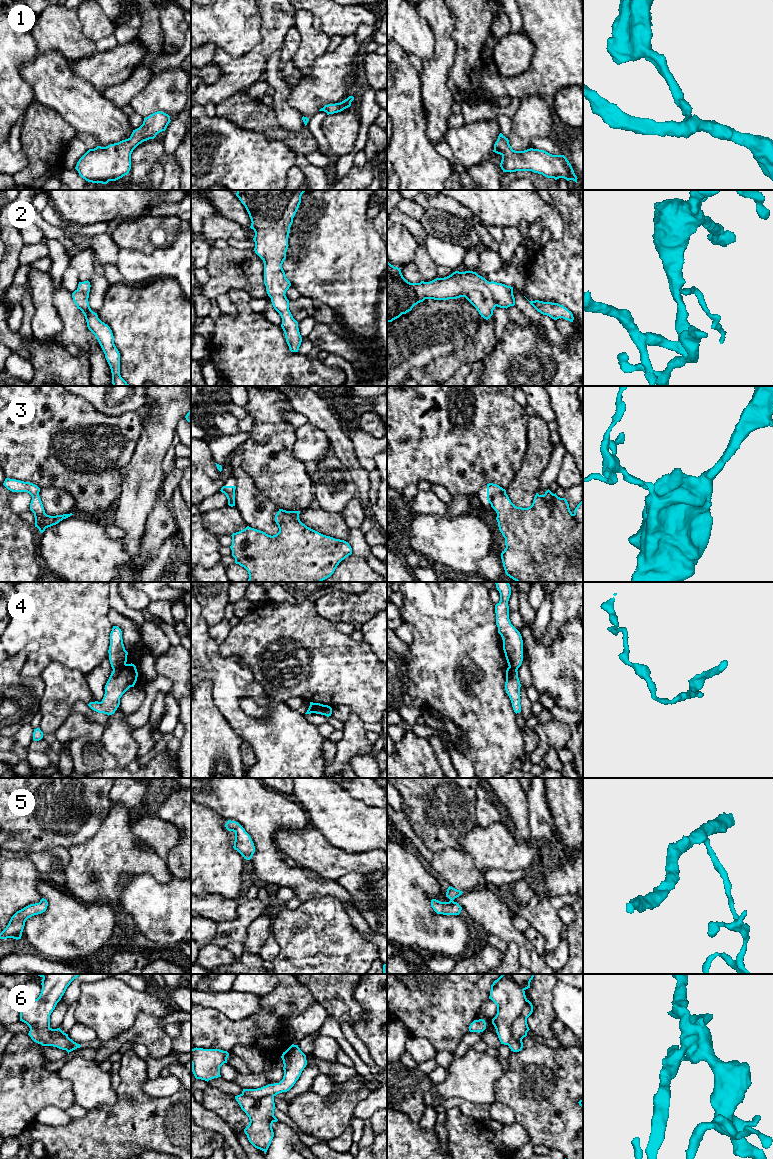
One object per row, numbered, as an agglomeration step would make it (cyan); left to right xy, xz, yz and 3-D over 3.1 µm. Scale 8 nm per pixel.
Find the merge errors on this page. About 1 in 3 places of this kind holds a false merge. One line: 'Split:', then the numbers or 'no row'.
Split: 3, 4, 6

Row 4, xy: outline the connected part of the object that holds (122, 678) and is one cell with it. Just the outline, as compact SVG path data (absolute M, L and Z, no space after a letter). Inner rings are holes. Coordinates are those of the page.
M124 664L113 669L106 685L101 702L90 702L88 706L98 712L112 715L120 705L120 698L130 688L134 687L138 672L134 664Z

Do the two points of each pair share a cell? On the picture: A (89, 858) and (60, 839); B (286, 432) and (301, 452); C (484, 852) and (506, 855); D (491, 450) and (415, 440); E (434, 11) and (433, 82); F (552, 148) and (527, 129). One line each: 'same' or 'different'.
A: different
B: different
C: same
D: same
E: same
F: different

